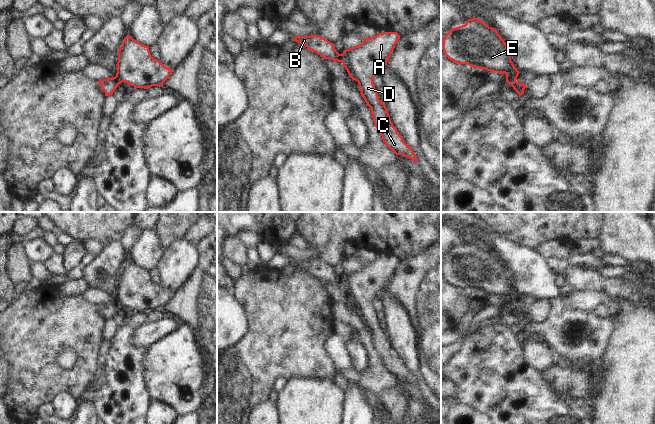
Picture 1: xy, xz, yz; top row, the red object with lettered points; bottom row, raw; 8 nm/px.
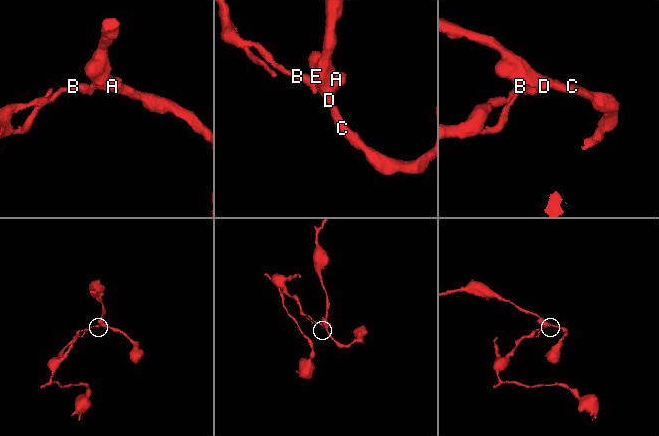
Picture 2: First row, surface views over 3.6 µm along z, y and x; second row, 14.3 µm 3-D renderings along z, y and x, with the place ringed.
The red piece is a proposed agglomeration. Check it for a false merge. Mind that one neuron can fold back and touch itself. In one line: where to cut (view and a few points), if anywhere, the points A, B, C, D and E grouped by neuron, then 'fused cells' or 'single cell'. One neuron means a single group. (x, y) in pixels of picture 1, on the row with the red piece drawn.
cut yz (515, 80), (507, 82); groups A C D E / B; fused cells

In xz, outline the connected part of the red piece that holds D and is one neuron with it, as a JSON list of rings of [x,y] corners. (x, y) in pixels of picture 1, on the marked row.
[[[383,32],[364,38],[360,45],[343,51],[342,63],[350,77],[358,82],[360,94],[370,107],[374,125],[379,129],[386,146],[396,155],[418,162],[412,147],[405,143],[393,126],[387,108],[380,101],[373,84],[373,77],[386,66],[400,37],[397,32]]]

